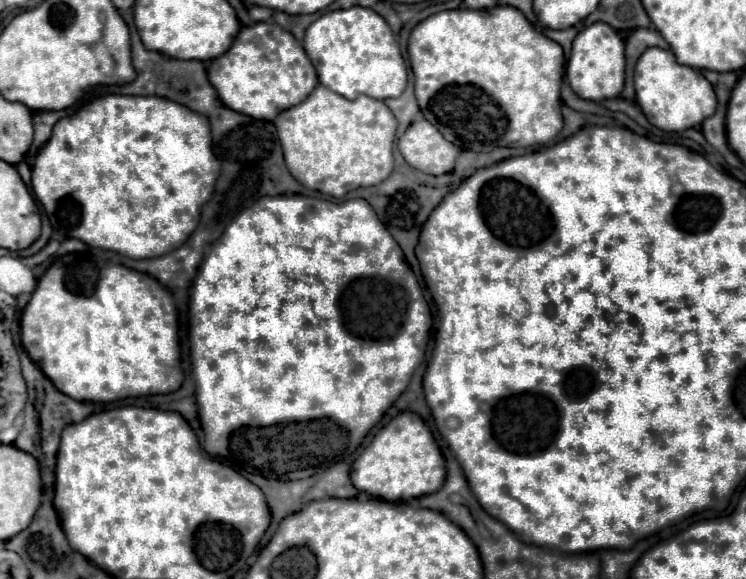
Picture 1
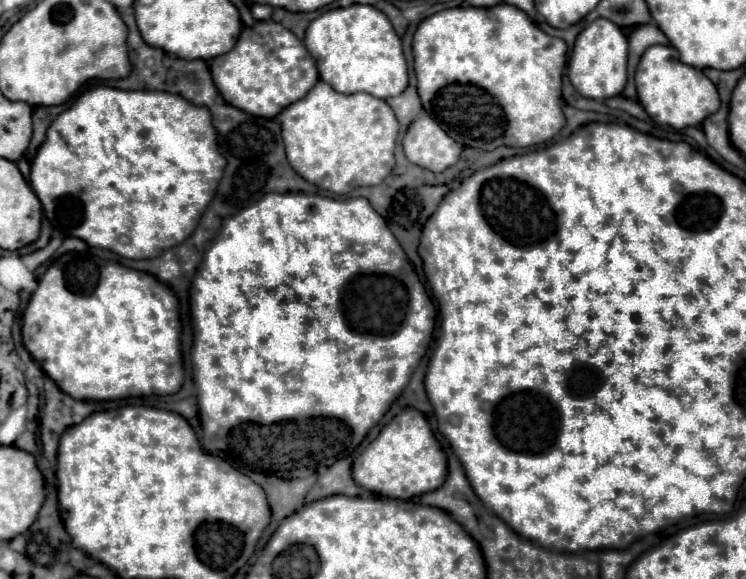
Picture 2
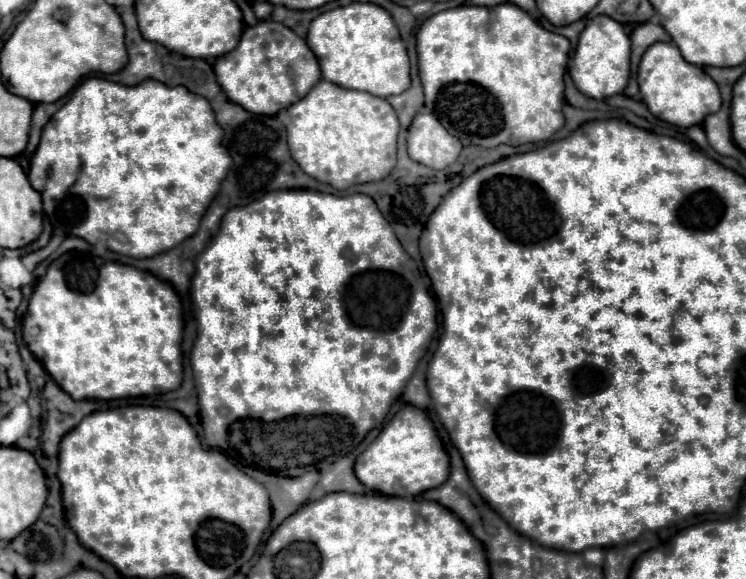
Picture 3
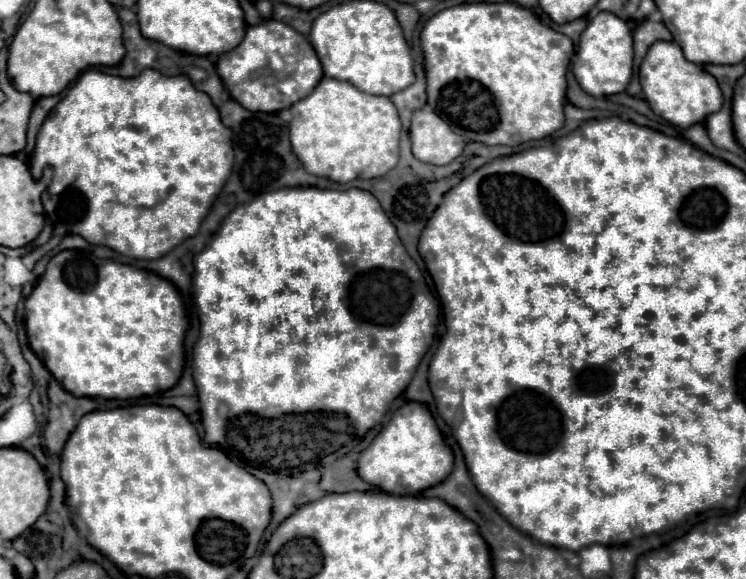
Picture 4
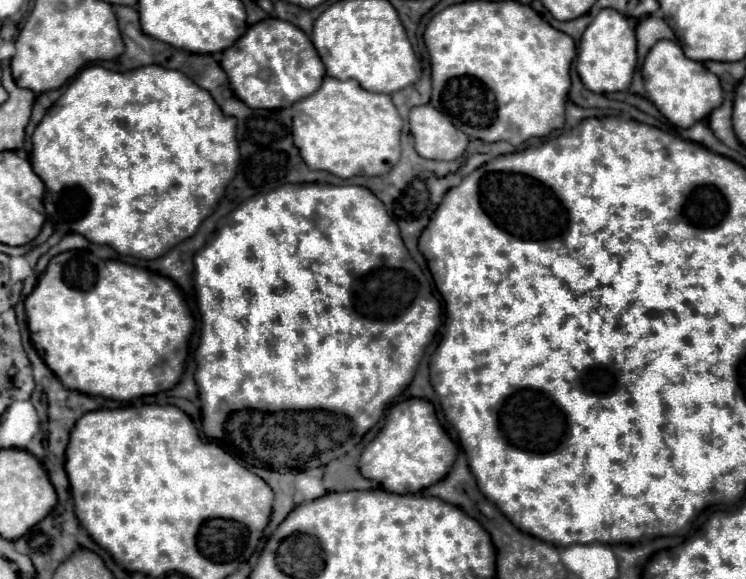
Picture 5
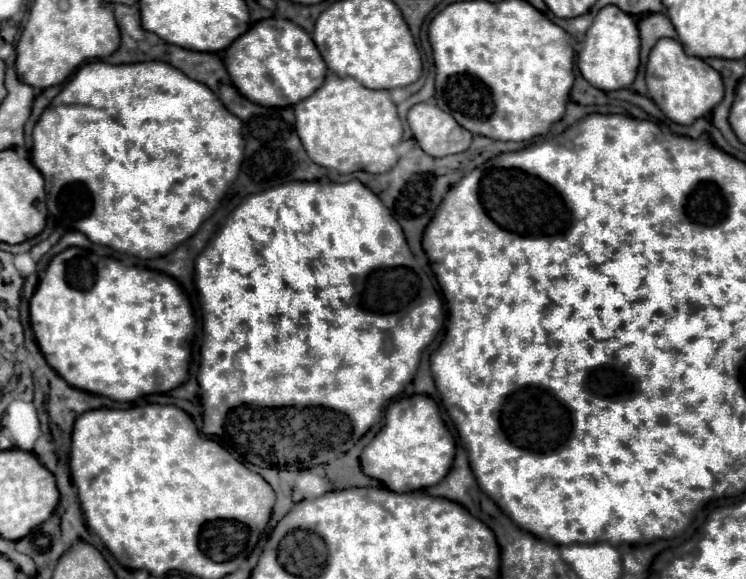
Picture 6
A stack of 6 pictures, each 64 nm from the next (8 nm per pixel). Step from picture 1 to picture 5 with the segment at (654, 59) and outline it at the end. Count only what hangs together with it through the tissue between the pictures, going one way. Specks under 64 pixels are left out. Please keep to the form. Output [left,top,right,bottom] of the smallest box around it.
[642,40,722,128]

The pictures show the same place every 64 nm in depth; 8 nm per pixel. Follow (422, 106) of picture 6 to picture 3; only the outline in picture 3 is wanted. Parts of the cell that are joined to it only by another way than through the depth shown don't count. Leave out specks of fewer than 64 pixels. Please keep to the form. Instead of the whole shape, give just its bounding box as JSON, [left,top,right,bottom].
[408,112,462,170]

